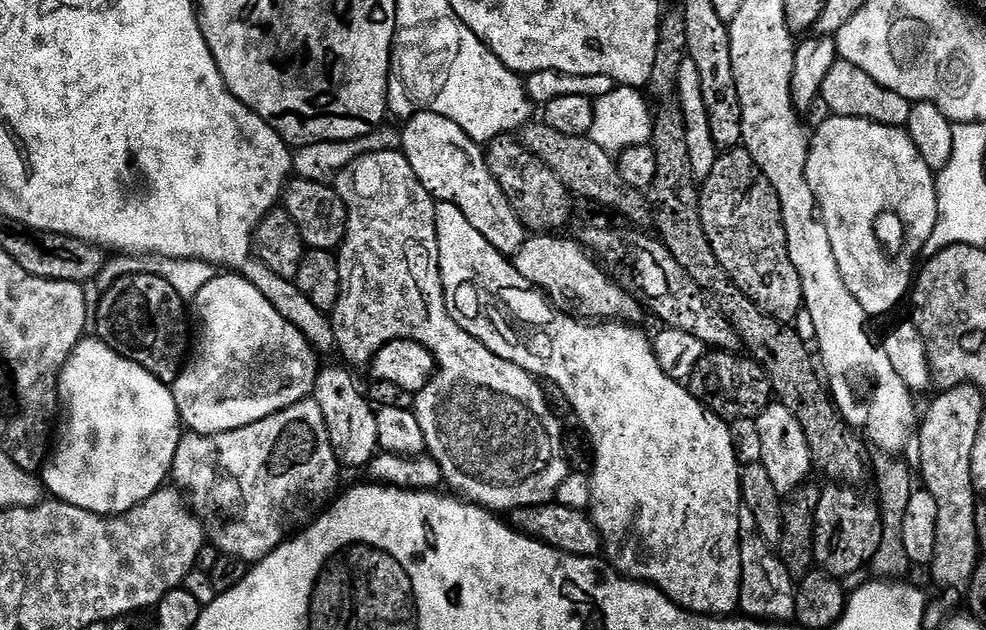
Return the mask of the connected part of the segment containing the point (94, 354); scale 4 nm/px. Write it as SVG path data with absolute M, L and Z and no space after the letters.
M85 338L77 342L76 349L70 354L64 369L60 371L58 395L60 411L58 416L58 434L60 430L60 437L58 435L55 437L50 458L45 459L42 465L42 484L49 497L70 506L78 506L82 510L93 512L99 516L122 516L130 509L137 508L139 504L146 502L146 498L150 498L154 493L165 487L166 476L164 480L162 468L164 470L171 469L174 454L178 450L182 435L178 406L174 402L172 389L169 385L163 384L158 378L154 378L154 374L150 374L150 370L138 366L138 362L130 362L130 358L115 352L109 344L102 342L99 338Z

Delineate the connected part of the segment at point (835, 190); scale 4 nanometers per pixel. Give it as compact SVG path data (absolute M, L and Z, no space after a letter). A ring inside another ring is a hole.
M829 115L827 117L828 120L824 120L820 125L817 126L816 132L811 133L810 136L810 147L808 150L808 161L806 162L806 178L810 182L810 190L814 194L814 198L816 199L816 207L819 208L858 208L858 216L862 218L862 220L858 220L858 234L856 234L856 238L830 238L830 246L846 246L846 244L858 244L858 248L860 248L860 252L862 252L862 256L864 256L864 260L868 262L868 266L870 266L870 270L874 272L874 268L876 268L876 250L874 250L874 244L881 244L881 237L878 235L878 227L877 224L879 222L879 215L887 215L890 214L896 218L897 221L901 225L905 224L907 220L918 220L918 224L916 224L916 234L926 234L926 238L930 238L930 234L934 231L935 224L930 224L930 220L933 222L937 222L938 220L938 194L936 193L936 177L930 168L923 161L922 156L919 154L918 150L915 148L914 142L911 140L907 131L904 128L891 128L890 126L886 126L885 124L875 124L873 120L863 120L862 118L850 118L849 116L834 116ZM862 208L874 208L878 215L868 214L866 210L862 210Z

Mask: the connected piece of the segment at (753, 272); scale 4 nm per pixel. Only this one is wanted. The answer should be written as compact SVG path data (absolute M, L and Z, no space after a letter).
M737 146L721 151L714 162L714 170L699 185L700 221L706 230L706 238L712 247L714 258L726 270L726 274L766 314L778 318L783 324L792 324L795 316L804 308L804 291L798 278L798 270L790 260L790 250L786 240L786 230L782 222L782 206L778 202L778 194L762 174L758 162L750 155L747 148Z

